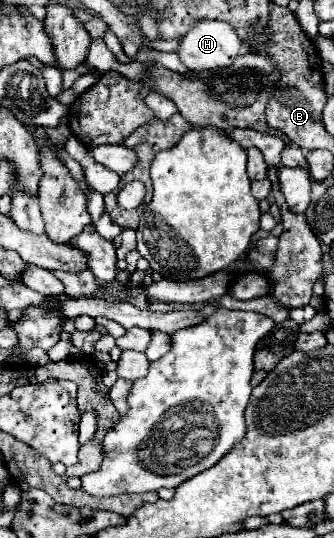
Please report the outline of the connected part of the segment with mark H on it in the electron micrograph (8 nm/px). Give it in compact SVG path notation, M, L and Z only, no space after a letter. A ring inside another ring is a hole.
M197 20L181 38L179 58L189 70L217 70L231 66L243 42L227 22Z

